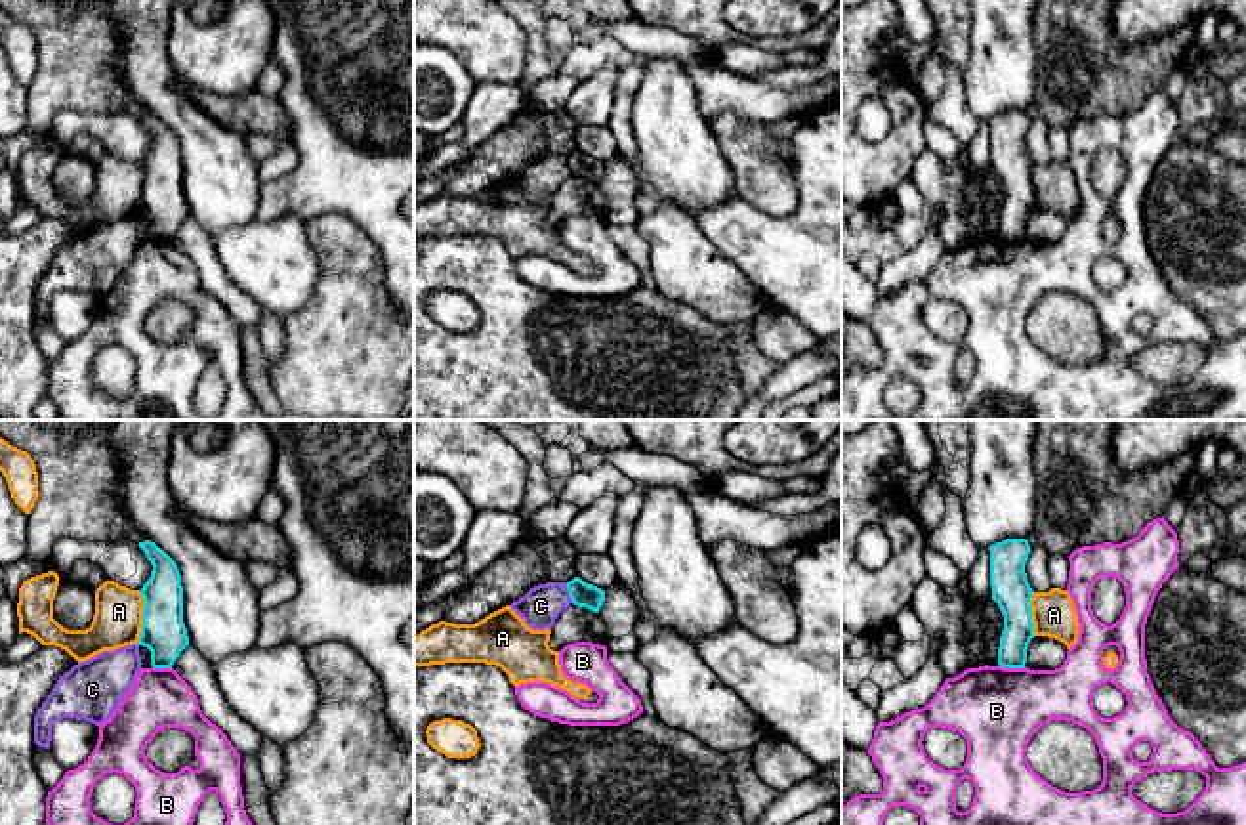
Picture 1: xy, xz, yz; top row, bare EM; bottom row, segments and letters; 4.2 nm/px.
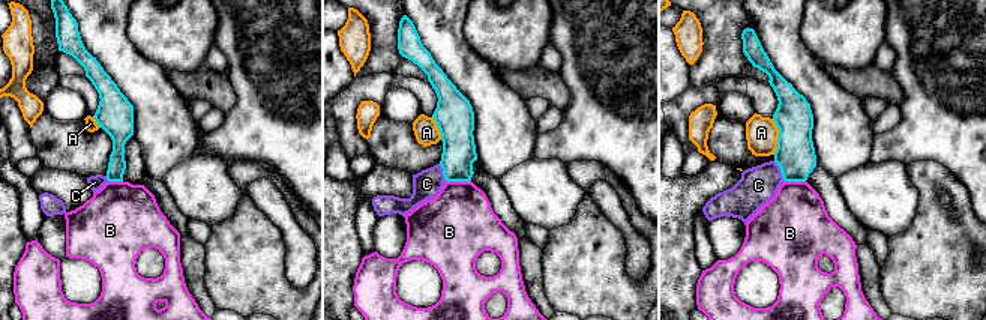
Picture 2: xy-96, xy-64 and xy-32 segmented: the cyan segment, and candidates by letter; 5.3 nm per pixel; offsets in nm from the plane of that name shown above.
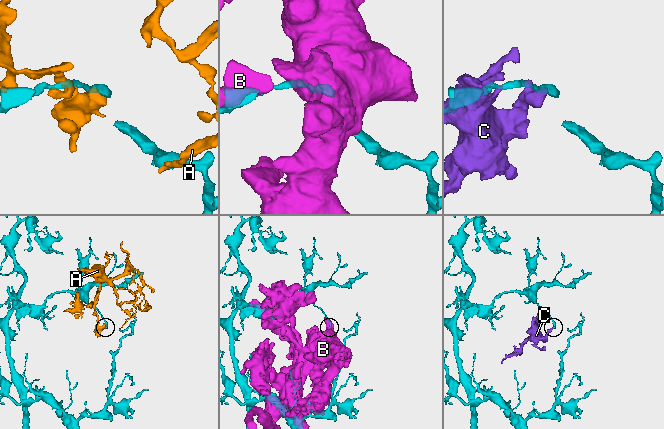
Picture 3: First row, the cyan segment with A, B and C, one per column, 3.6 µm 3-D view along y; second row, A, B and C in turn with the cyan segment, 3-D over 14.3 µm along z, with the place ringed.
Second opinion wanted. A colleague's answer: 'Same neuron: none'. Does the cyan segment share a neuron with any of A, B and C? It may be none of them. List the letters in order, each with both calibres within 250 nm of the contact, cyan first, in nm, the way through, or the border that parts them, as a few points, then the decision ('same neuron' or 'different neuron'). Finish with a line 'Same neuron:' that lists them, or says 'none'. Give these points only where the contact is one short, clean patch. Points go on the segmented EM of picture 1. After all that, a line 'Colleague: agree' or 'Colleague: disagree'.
A: 190 nm thick on the cyan side, 200 nm on the other; different neuron
B: 130 nm thick on the cyan side, 360 nm on the other; different neuron
C: 110 nm thick on the cyan side, 170 nm on the other; border along xz (565, 583), (573, 602); different neuron
Same neuron: none
Colleague: agree

